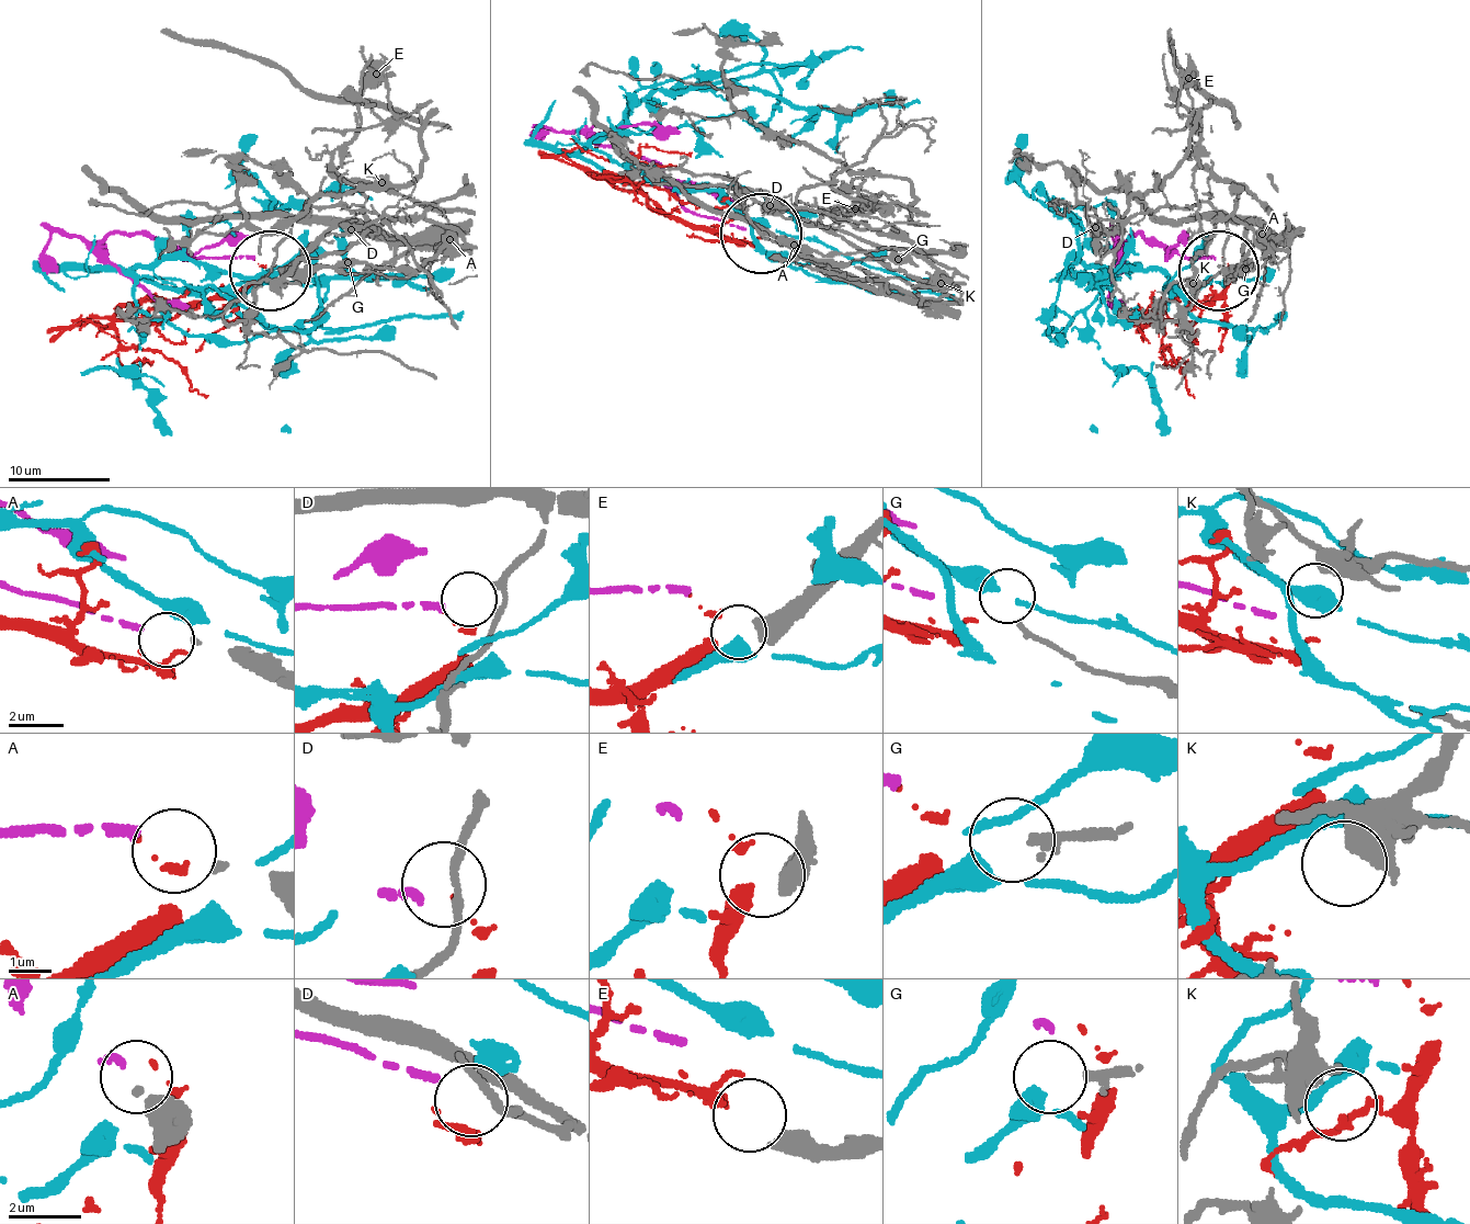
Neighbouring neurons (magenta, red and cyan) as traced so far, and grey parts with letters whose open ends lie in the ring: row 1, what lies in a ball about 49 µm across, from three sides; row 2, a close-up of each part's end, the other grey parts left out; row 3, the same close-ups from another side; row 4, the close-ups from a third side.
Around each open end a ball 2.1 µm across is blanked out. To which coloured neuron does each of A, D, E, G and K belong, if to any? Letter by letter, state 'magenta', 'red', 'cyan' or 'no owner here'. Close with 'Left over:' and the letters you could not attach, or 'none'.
A: magenta
D: no owner here
E: red
G: cyan
K: no owner here
Left over: D, K

